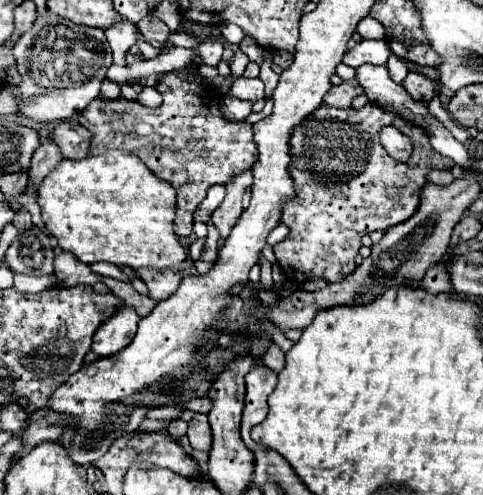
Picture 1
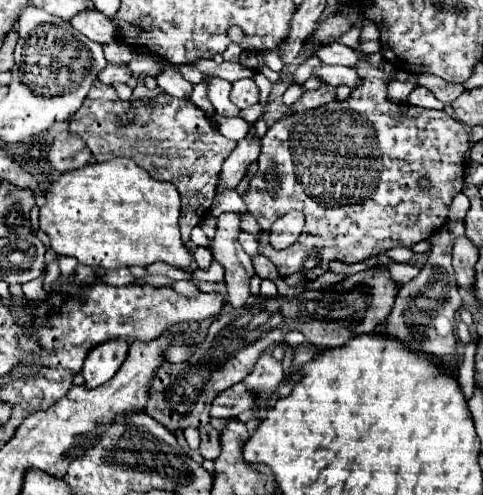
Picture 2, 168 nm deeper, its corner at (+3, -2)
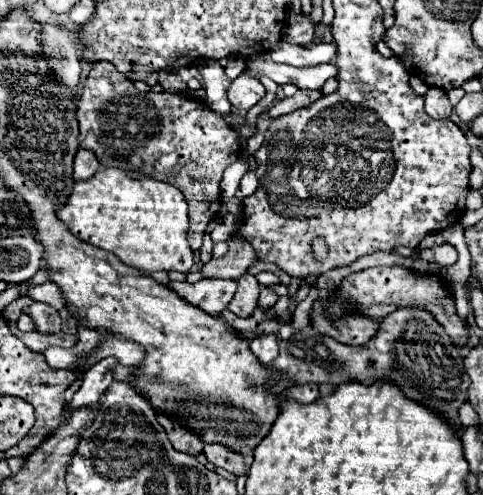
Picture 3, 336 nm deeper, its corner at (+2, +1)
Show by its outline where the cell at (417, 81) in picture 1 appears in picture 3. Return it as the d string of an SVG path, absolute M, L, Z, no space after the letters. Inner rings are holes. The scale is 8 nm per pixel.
M429 88L425 94L425 112L431 118L449 118L453 108L447 100L447 94L441 92L439 88Z

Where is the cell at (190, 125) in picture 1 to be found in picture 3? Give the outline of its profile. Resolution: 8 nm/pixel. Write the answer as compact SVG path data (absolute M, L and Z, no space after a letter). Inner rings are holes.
M95 62L83 82L81 96L77 102L77 120L79 120L79 144L95 152L103 166L115 166L125 170L137 170L153 180L163 180L177 186L189 204L189 246L193 250L201 248L207 224L217 216L221 204L219 182L229 164L233 164L241 148L237 144L237 134L231 130L205 102L189 98L179 92L147 92L141 96L137 88L119 74L111 62Z

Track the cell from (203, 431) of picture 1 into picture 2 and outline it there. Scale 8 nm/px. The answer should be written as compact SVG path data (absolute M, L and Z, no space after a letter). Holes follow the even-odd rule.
M212 425L200 427L200 455L204 459L218 459L220 455L220 431L216 431Z

